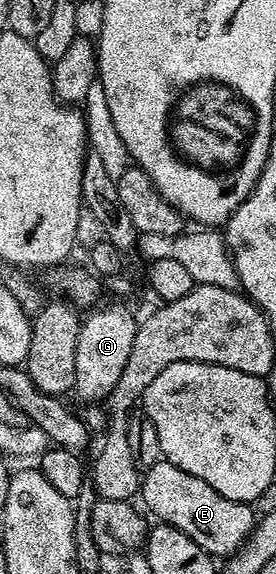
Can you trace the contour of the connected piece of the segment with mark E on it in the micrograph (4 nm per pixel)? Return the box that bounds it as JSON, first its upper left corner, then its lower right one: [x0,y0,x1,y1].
[138,458,258,558]

